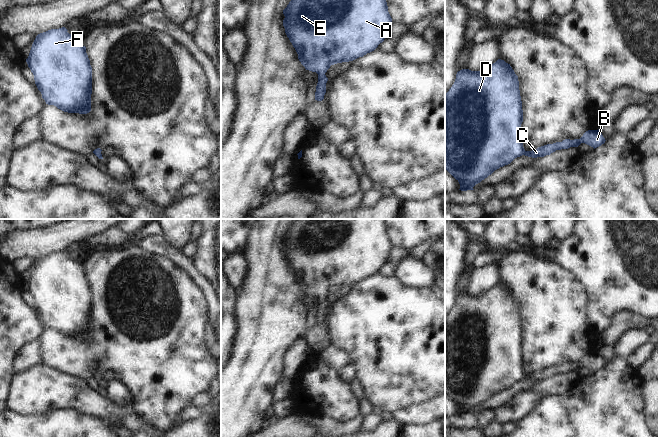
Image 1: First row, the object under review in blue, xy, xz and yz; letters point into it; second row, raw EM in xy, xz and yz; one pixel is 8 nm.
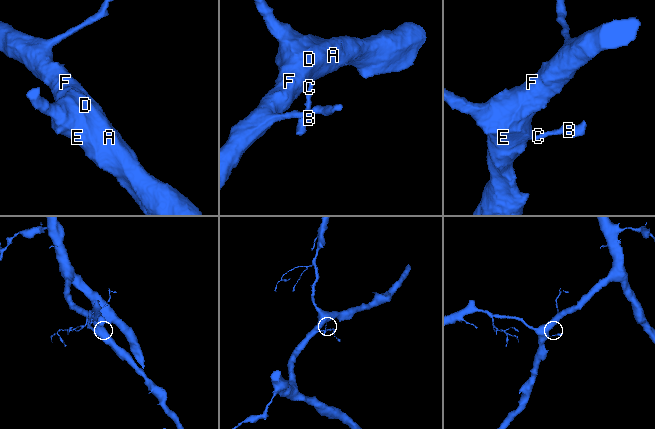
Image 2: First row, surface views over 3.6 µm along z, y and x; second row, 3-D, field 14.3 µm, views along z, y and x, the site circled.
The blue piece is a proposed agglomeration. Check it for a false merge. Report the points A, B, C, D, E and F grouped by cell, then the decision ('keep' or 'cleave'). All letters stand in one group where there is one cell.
A B C D E F; keep

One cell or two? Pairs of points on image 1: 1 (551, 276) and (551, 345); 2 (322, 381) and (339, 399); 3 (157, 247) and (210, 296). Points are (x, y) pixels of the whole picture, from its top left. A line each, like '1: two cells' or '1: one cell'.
1: one cell
2: one cell
3: one cell

